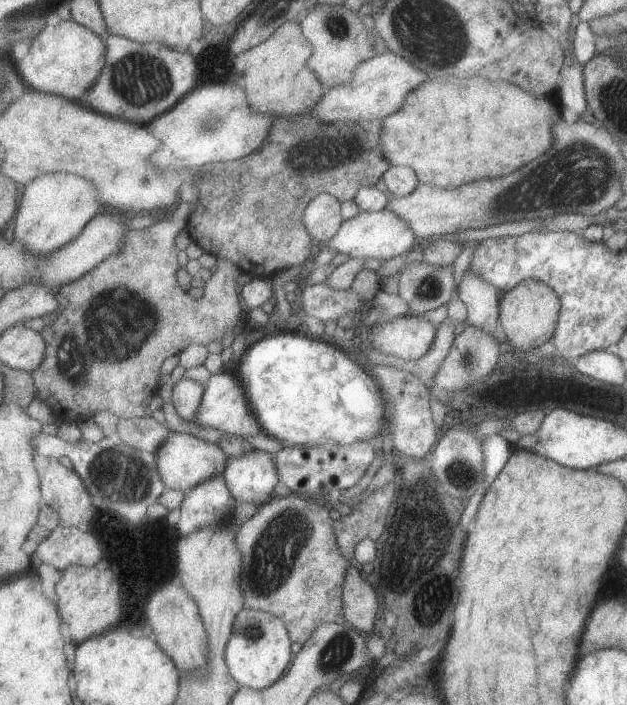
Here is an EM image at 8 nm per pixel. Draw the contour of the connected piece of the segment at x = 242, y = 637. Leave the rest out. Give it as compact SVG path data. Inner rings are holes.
M247 606L238 615L233 638L227 648L227 659L234 678L240 681L242 686L255 689L267 689L276 684L292 667L296 655L292 652L293 636L289 625L284 619L268 611L248 608Z

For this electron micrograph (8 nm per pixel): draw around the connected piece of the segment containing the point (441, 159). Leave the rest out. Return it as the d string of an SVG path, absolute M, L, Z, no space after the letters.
M436 78L436 80L426 80L426 84L422 88L418 88L418 92L410 92L410 100L406 100L406 108L402 108L402 112L394 112L394 116L386 118L386 136L382 136L381 144L384 148L384 156L386 156L386 160L390 161L391 166L404 164L413 168L420 178L420 184L442 188L457 187L473 180L506 176L533 161L538 154L542 154L548 147L551 147L554 140L551 130L553 124L560 118L560 114L561 107L556 107L549 97L535 97L514 84L508 84L508 82L490 82L490 80L482 80L482 78L470 78L470 80Z

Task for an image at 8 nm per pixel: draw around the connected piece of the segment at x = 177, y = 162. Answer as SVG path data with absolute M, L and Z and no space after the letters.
M236 82L198 86L182 100L182 104L178 104L178 108L157 117L148 125L163 142L150 160L161 169L237 161L260 150L277 118L257 113L249 101L247 90Z

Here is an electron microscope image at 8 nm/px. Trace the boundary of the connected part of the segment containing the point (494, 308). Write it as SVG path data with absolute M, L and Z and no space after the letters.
M466 269L457 284L456 294L456 297L466 305L466 322L484 329L495 338L494 332L500 326L501 291L480 275L475 275L470 269Z

